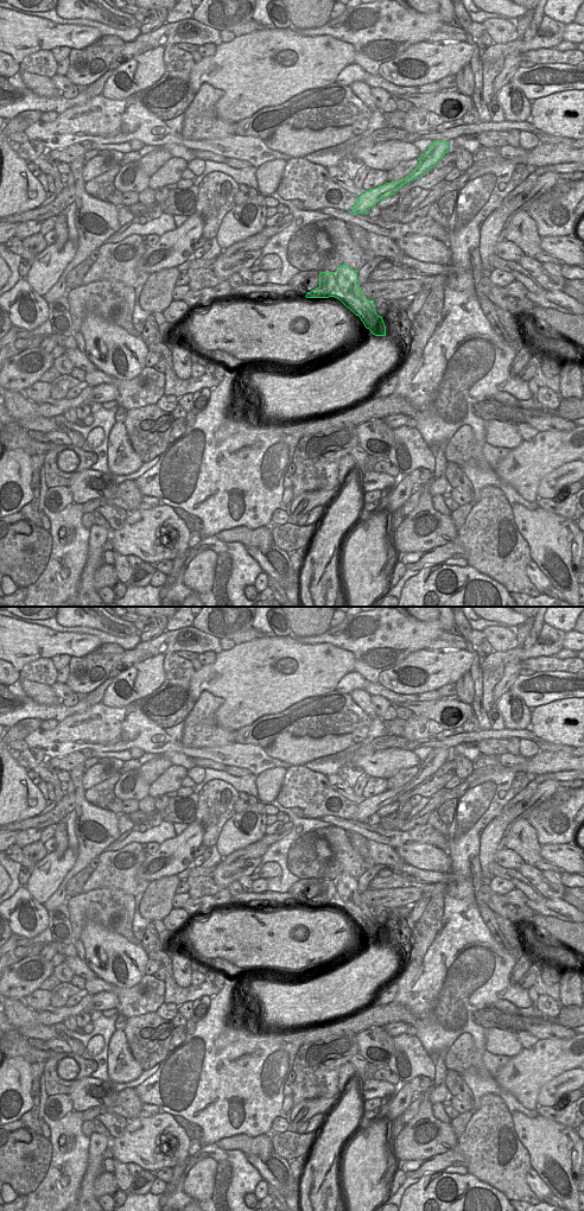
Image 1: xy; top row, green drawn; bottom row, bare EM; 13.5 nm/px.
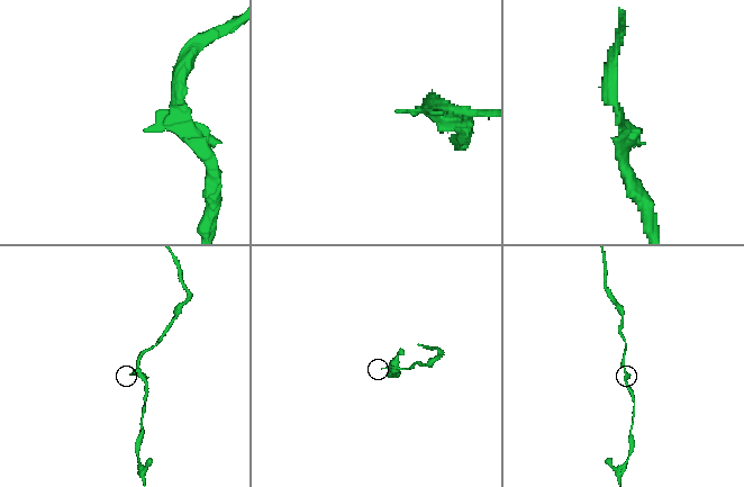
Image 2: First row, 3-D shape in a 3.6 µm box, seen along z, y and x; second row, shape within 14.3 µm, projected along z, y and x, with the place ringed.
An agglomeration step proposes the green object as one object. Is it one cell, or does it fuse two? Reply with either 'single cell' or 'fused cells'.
single cell

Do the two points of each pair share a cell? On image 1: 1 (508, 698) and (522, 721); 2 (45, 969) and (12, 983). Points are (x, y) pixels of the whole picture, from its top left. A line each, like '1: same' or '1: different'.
1: same
2: same

